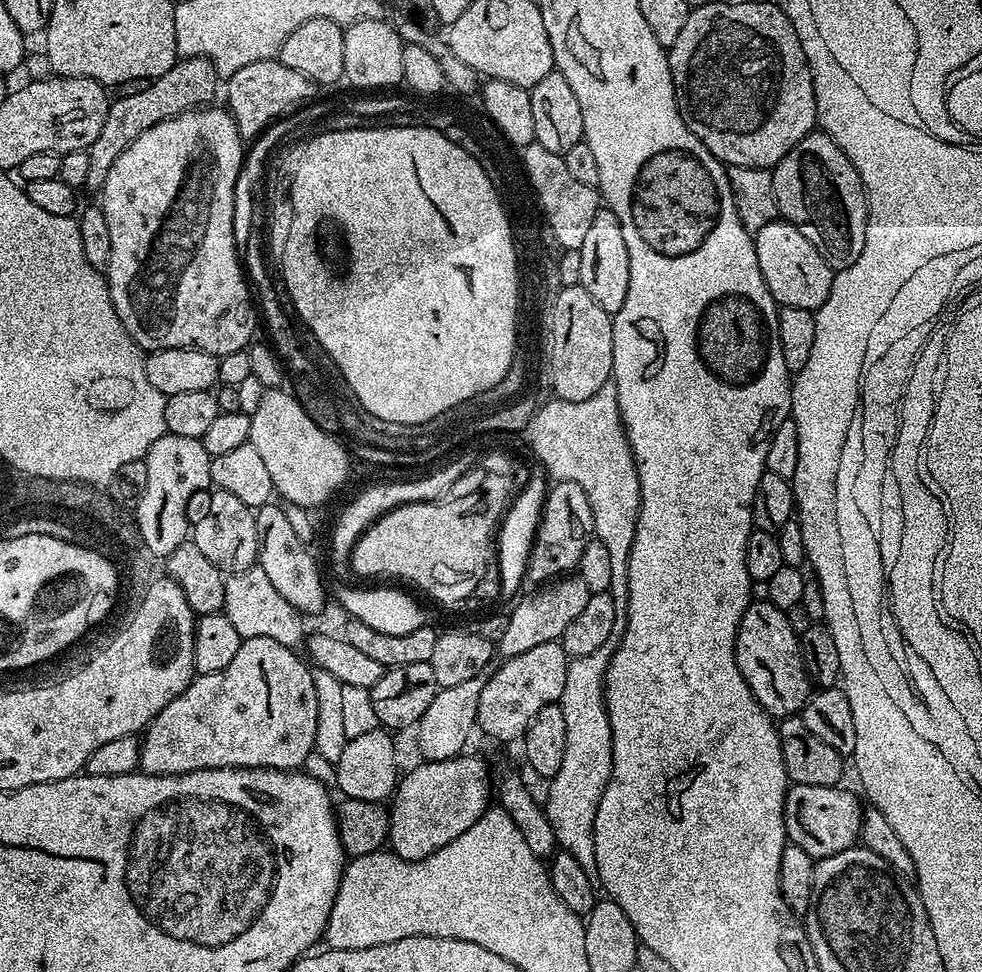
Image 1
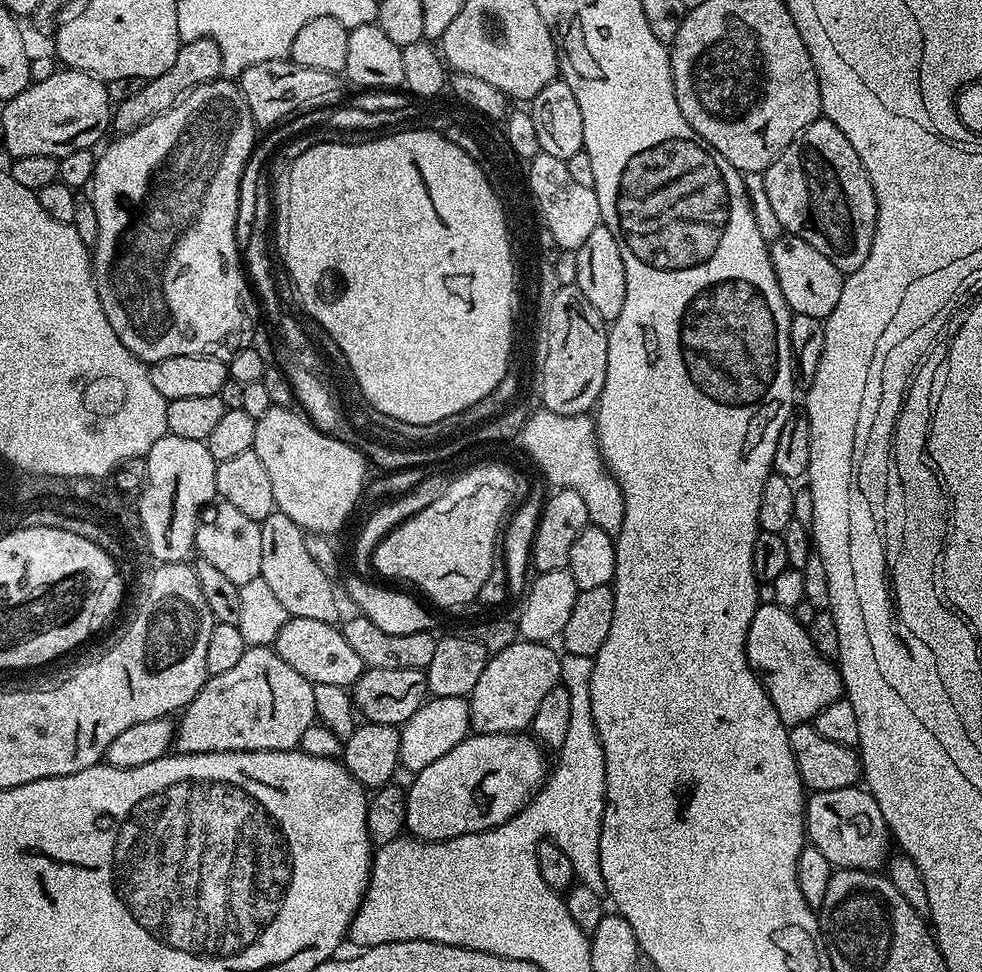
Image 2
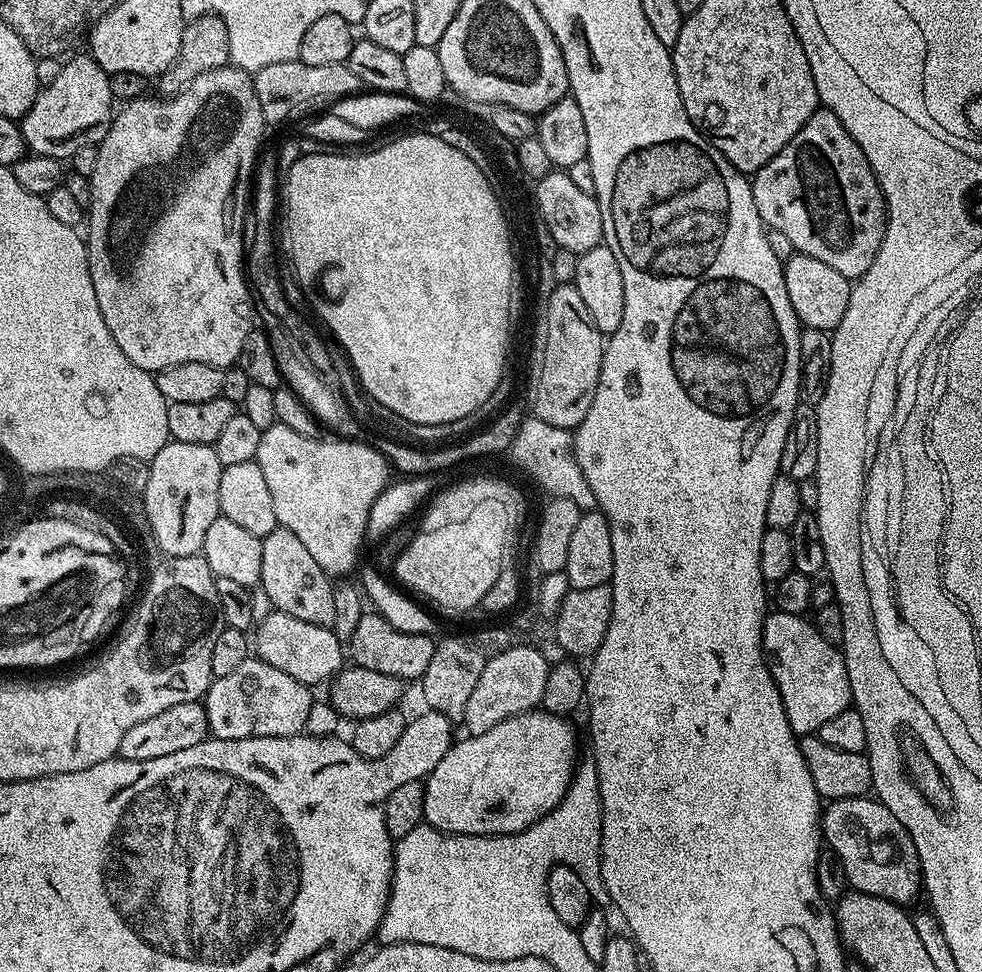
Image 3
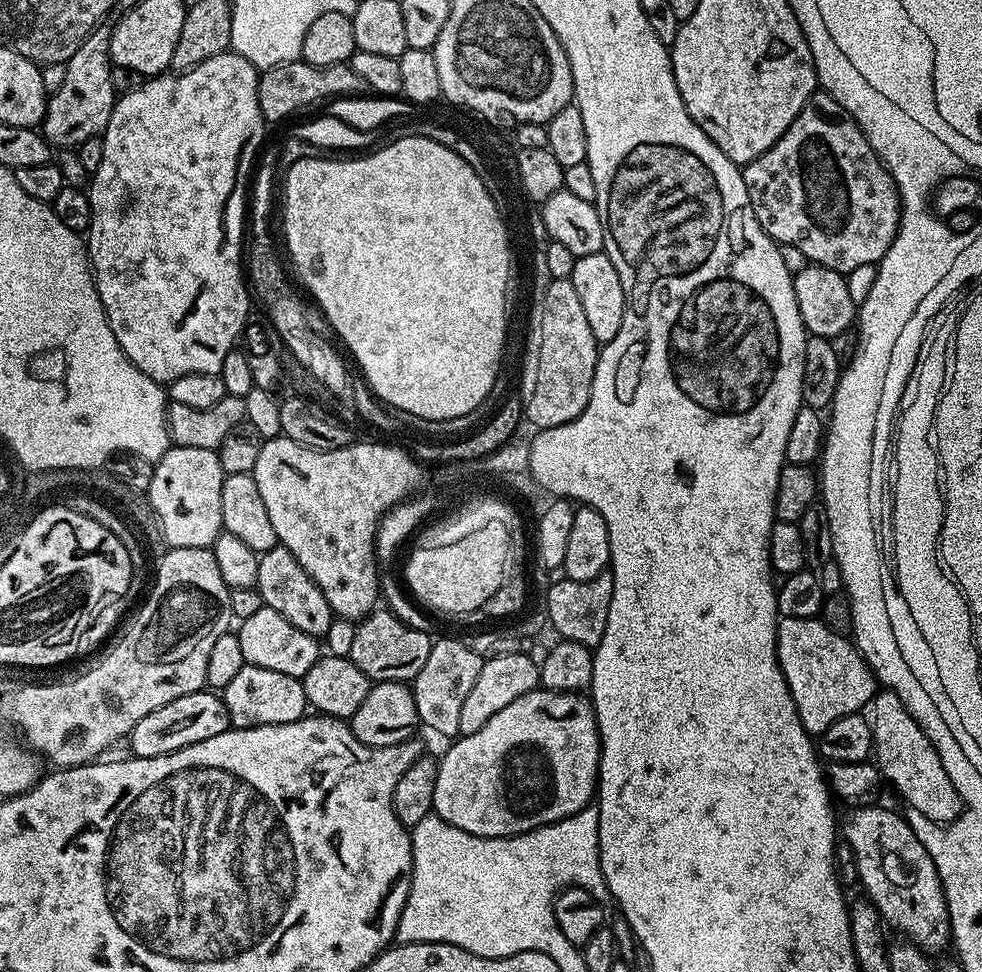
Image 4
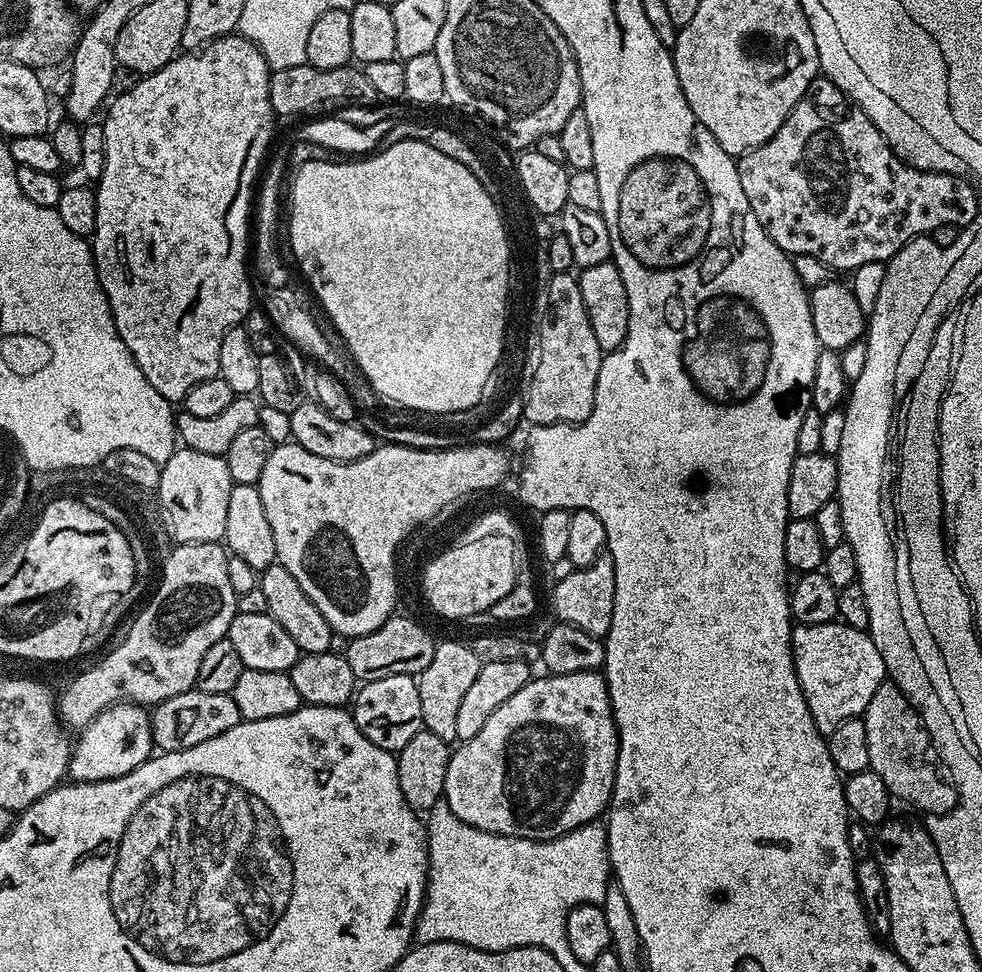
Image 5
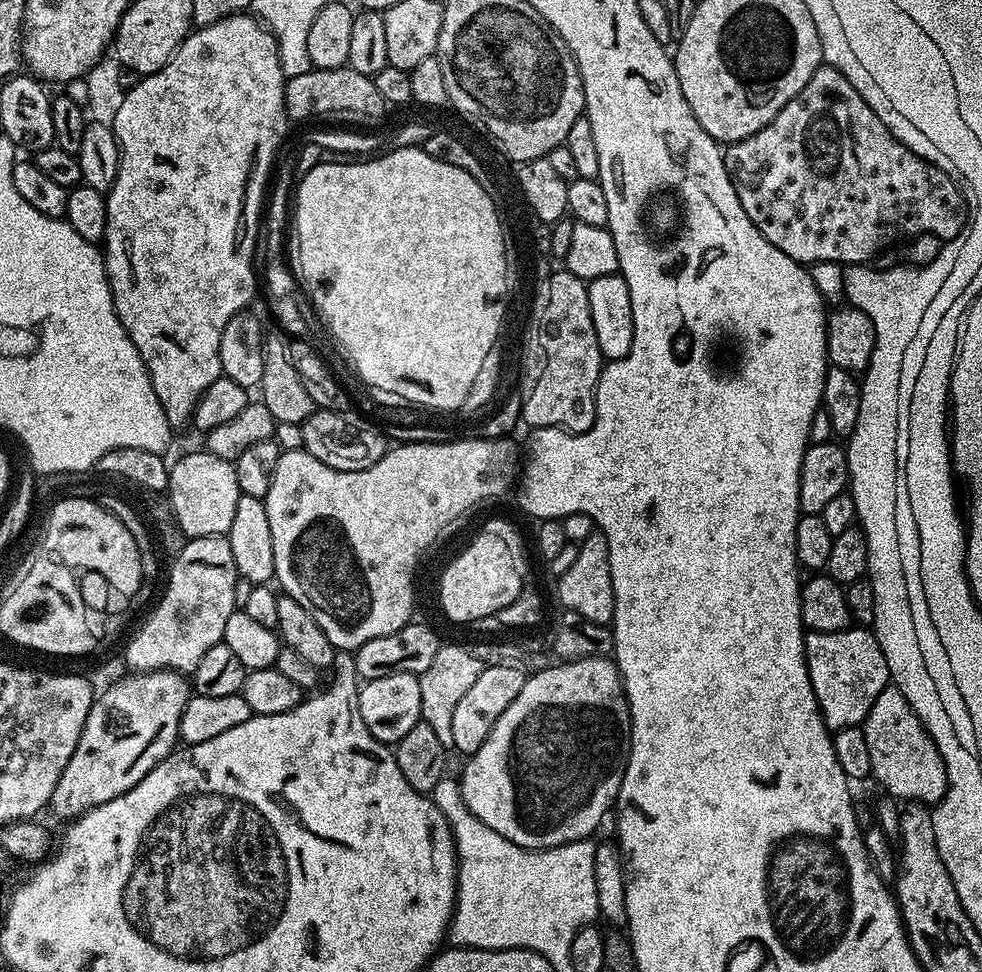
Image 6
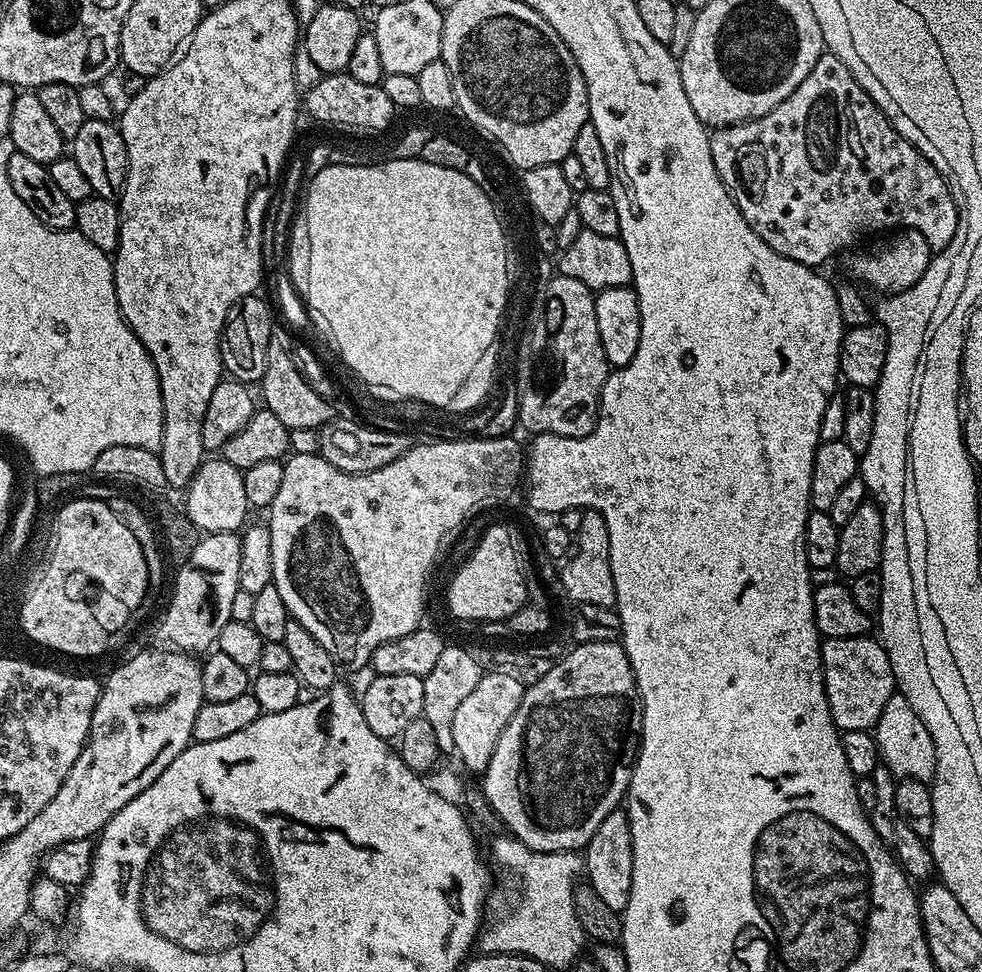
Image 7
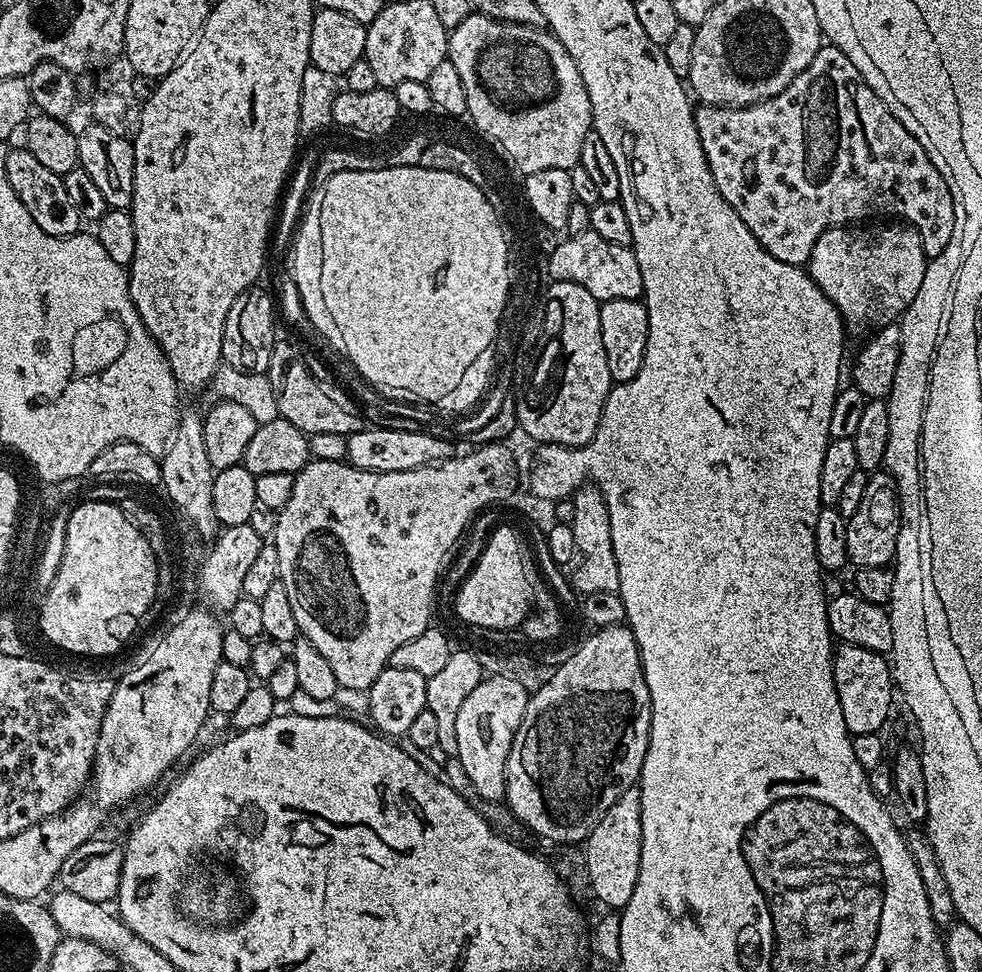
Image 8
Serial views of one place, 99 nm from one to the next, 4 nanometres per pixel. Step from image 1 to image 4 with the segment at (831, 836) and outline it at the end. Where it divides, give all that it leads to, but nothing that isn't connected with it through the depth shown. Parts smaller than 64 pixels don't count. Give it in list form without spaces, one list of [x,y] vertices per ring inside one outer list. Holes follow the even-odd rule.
[[[868,802],[863,806],[851,809],[852,816],[843,817],[842,840],[852,847],[852,856],[856,859],[856,876],[865,888],[867,899],[878,906],[880,915],[889,929],[897,928],[905,941],[911,942],[925,953],[940,952],[949,947],[952,927],[948,921],[948,907],[942,890],[942,882],[938,878],[938,870],[926,854],[926,846],[918,842],[914,830],[908,825],[907,819],[888,808],[879,808],[876,802]]]

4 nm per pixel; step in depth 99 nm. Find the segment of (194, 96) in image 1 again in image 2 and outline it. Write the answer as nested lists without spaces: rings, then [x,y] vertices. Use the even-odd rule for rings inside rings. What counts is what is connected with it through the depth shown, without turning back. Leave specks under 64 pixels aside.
[[[198,38],[181,43],[178,58],[174,58],[166,74],[158,74],[158,78],[144,81],[142,90],[138,90],[138,94],[133,94],[131,98],[126,98],[126,102],[115,105],[114,115],[110,121],[111,127],[117,128],[115,131],[120,134],[133,132],[138,125],[170,110],[199,84],[218,80],[223,76],[222,50],[218,50],[218,42],[214,42],[211,38]]]

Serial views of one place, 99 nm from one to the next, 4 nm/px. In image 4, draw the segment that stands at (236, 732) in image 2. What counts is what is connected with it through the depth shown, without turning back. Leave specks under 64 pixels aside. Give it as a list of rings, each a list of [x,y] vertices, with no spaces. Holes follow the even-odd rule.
[[[245,664],[242,670],[238,670],[230,686],[222,689],[222,699],[233,728],[253,728],[303,720],[309,707],[300,678],[278,674],[278,670],[262,670],[262,666],[253,664]]]

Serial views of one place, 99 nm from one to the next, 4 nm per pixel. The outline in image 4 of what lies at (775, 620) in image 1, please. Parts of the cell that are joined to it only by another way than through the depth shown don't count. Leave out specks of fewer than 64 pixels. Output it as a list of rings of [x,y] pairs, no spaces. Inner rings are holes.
[[[783,617],[776,625],[776,657],[786,678],[786,686],[790,686],[798,718],[808,731],[808,735],[813,738],[819,738],[826,730],[826,726],[838,722],[838,718],[846,718],[846,714],[867,709],[872,703],[872,697],[878,691],[878,681],[872,675],[872,669],[862,658],[855,643],[847,635],[835,632],[833,628],[827,628],[823,619],[803,620]]]

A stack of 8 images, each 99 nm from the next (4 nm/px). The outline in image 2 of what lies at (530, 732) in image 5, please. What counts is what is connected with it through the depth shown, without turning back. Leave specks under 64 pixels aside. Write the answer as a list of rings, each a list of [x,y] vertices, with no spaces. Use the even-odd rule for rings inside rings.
[[[524,732],[465,736],[462,742],[458,742],[458,746],[454,746],[454,750],[450,750],[450,754],[442,754],[438,762],[430,762],[430,766],[411,777],[412,785],[406,788],[408,809],[405,829],[418,840],[449,840],[462,834],[474,834],[502,826],[502,822],[524,811],[524,807],[539,792],[540,785],[546,779],[544,755],[545,749]]]

